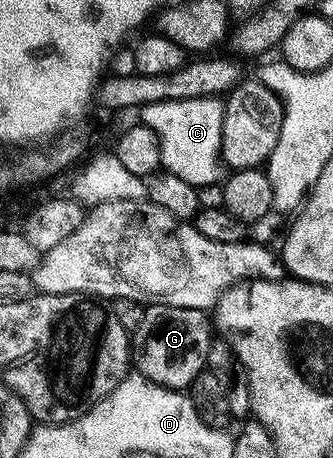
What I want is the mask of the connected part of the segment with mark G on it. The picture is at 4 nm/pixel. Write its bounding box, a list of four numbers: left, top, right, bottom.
[131,303,214,393]

